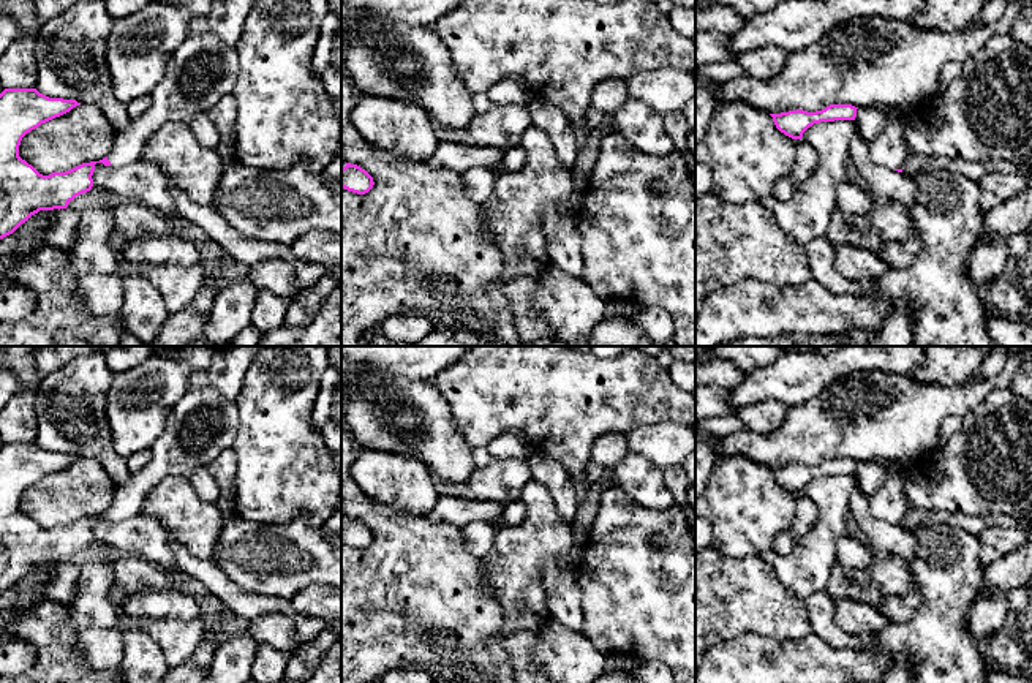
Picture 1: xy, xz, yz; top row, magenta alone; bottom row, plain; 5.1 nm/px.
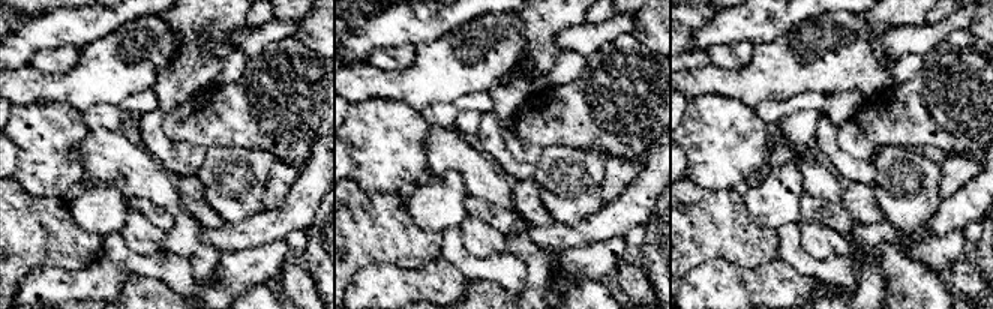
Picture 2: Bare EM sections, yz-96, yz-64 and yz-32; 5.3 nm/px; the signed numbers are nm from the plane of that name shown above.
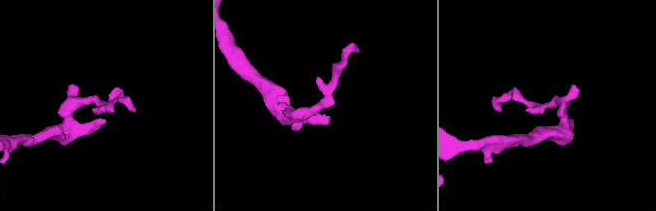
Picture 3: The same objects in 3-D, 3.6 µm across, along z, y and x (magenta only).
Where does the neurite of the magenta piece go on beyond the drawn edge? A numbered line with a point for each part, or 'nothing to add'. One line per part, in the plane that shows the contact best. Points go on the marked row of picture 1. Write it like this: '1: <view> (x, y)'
1: xy (203, 70)

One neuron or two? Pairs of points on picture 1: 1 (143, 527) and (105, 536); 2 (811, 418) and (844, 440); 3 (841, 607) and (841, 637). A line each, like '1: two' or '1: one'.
1: one
2: one
3: two

